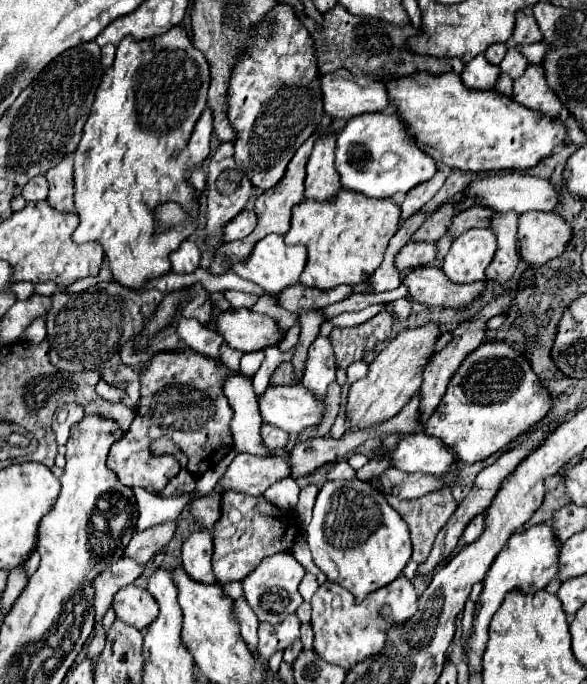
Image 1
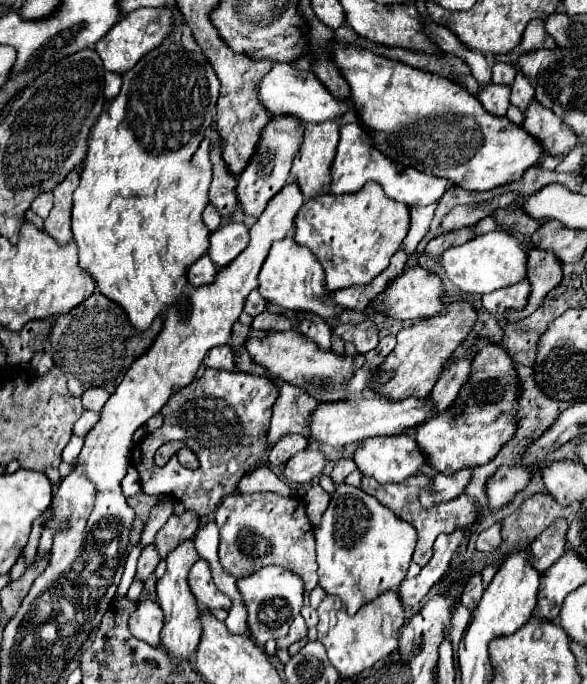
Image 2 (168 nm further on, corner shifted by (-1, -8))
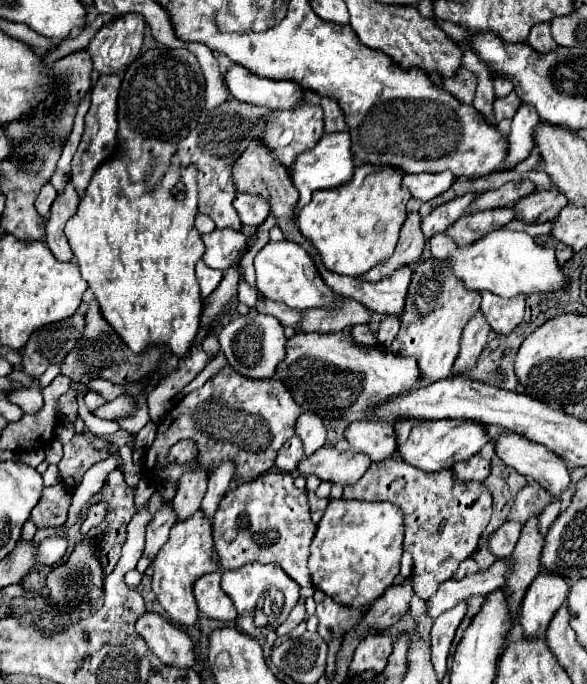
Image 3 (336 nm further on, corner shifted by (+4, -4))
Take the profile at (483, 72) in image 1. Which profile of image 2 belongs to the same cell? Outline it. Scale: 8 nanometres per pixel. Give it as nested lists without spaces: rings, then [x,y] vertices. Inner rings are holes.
[[[489,85],[489,87],[485,87],[479,95],[477,95],[477,99],[481,101],[481,105],[489,111],[489,113],[493,113],[493,115],[497,115],[497,117],[503,117],[505,113],[507,113],[507,109],[509,109],[509,105],[511,105],[511,101],[509,101],[509,87],[505,87],[505,85]]]

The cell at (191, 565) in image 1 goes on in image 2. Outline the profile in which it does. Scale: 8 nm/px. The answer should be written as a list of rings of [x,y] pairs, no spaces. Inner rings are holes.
[[[199,559],[191,571],[189,571],[189,587],[193,591],[193,595],[197,597],[199,605],[207,611],[213,611],[213,609],[225,609],[229,611],[231,609],[231,601],[229,597],[225,597],[215,585],[213,585],[213,579],[211,579],[211,569],[209,565]]]

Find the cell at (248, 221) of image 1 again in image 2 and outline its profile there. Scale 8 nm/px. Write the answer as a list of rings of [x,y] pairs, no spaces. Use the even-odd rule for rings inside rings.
[[[229,223],[213,231],[209,239],[209,257],[219,269],[223,269],[249,245],[249,229],[243,223]]]

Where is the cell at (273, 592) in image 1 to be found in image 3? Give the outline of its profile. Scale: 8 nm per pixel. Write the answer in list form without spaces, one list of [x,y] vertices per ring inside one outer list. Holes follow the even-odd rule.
[[[252,563],[236,571],[224,571],[222,589],[234,601],[234,607],[238,611],[238,627],[250,637],[262,637],[274,631],[296,607],[300,597],[300,587],[296,585],[296,581],[292,581],[280,567],[262,563]]]

